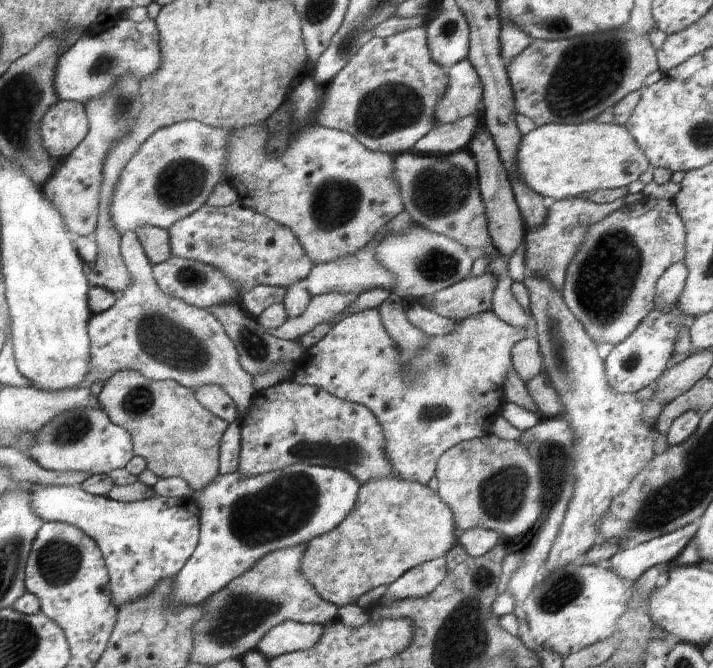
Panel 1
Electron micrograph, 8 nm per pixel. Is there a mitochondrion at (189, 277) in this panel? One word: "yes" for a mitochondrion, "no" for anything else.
yes

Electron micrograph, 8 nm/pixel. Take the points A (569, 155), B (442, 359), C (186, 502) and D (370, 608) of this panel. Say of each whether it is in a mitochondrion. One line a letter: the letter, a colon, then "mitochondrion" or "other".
A: other
B: mitochondrion
C: other
D: other

